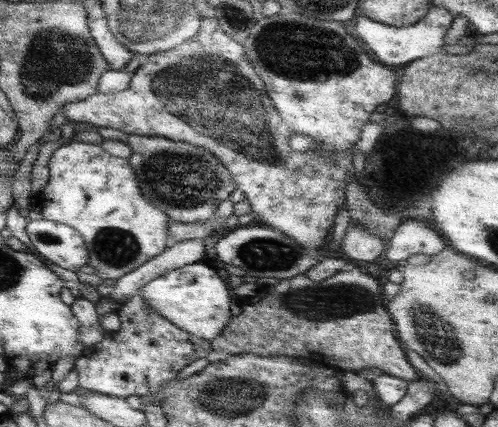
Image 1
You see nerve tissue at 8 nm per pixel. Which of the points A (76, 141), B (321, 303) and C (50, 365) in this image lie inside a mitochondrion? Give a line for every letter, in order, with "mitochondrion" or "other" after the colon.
A: other
B: mitochondrion
C: other

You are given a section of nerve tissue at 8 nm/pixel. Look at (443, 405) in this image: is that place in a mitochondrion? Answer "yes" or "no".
no

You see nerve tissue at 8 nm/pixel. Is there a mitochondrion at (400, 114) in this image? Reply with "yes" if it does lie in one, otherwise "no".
no

